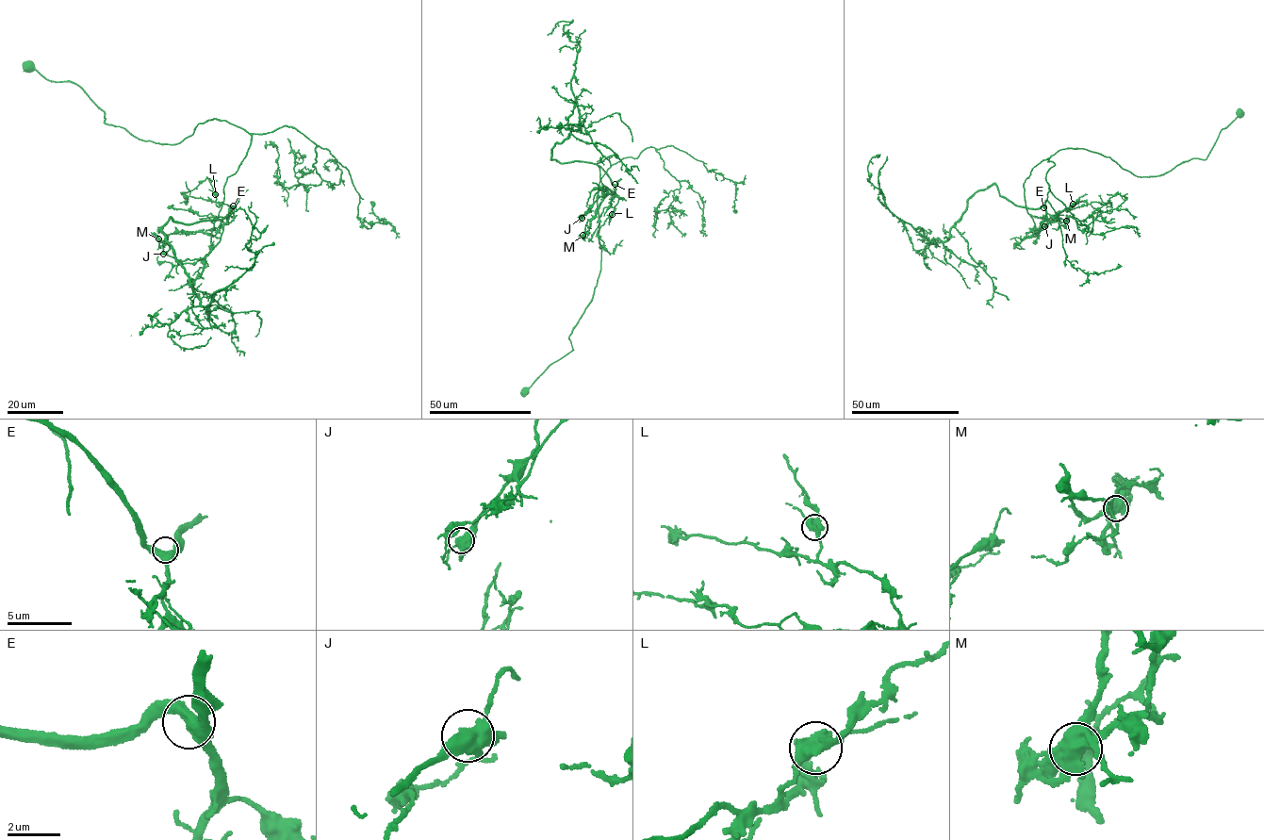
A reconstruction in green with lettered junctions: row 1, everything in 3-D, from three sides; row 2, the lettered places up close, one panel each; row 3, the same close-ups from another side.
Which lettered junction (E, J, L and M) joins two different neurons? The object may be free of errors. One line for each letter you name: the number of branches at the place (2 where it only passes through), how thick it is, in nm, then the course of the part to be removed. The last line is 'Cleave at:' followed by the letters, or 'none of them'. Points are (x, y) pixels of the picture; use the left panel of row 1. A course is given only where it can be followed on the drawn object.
M: 3 branches meet; 550 nm thick; foreign part runs (158, 238), (214, 229), (252, 138), (215, 118), (176, 143), (139, 139), (105, 123), (73, 83), (31, 65)
Cleave at: M

